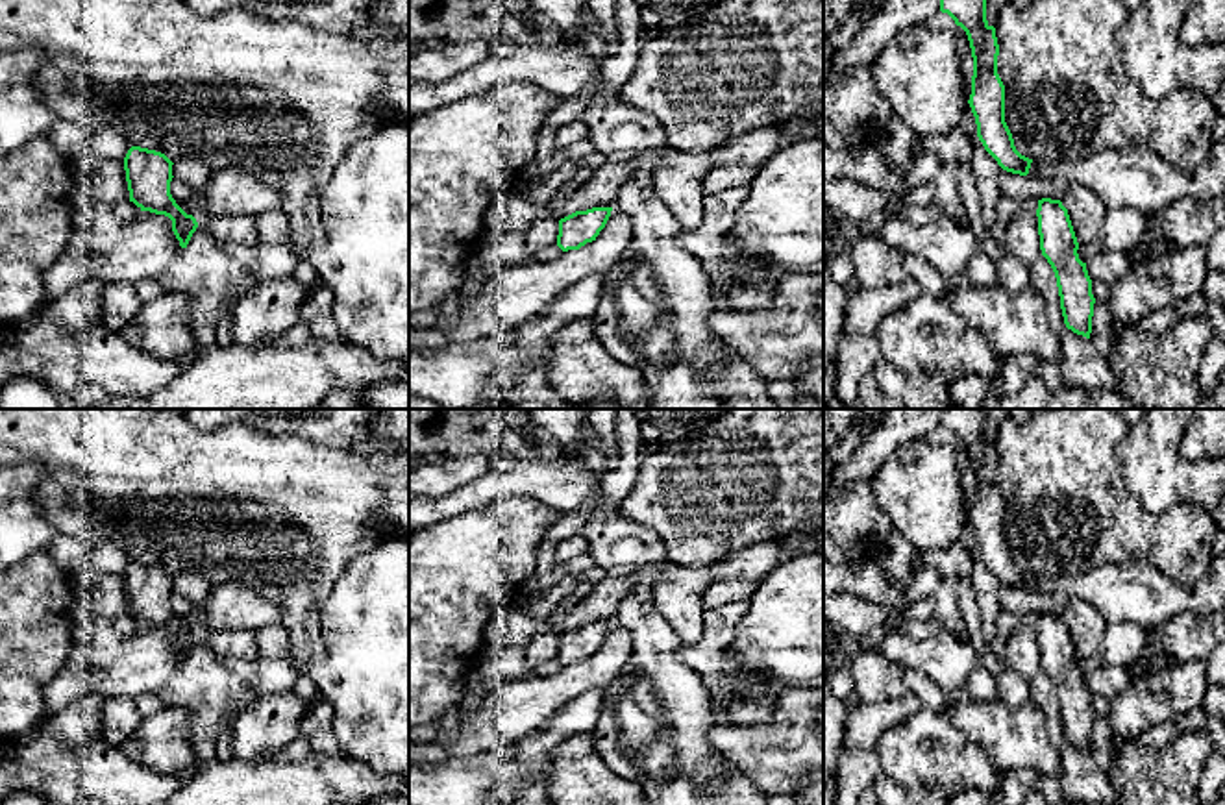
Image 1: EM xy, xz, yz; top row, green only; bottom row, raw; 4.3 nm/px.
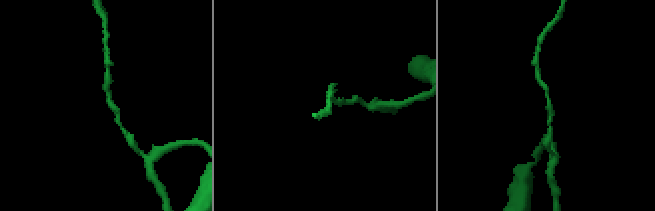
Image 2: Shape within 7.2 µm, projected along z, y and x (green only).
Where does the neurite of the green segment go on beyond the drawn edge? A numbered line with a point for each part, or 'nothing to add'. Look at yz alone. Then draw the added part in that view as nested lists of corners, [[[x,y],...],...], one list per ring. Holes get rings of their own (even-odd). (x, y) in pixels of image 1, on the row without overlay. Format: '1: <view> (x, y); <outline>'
nothing to add

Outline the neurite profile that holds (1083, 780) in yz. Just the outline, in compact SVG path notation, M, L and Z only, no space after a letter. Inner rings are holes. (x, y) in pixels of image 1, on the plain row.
M1064 744L1060 788L1068 799L1086 803L1116 803L1108 774L1101 772L1094 757L1083 749Z

